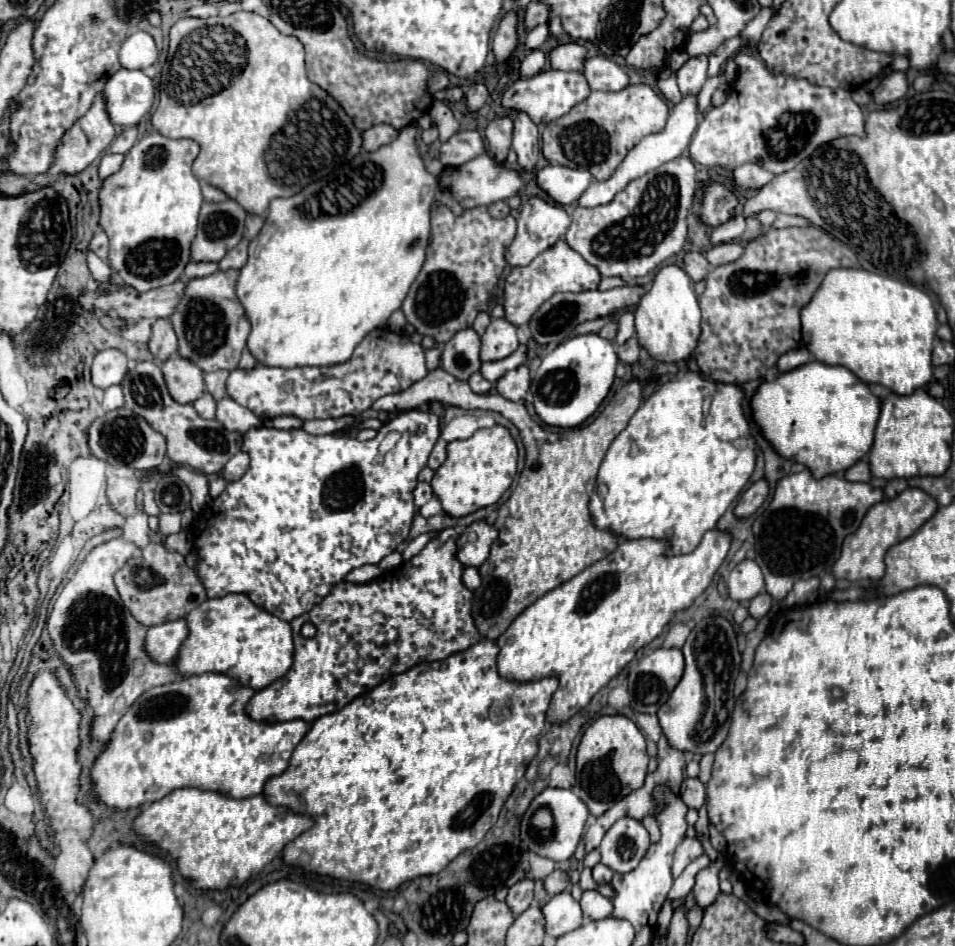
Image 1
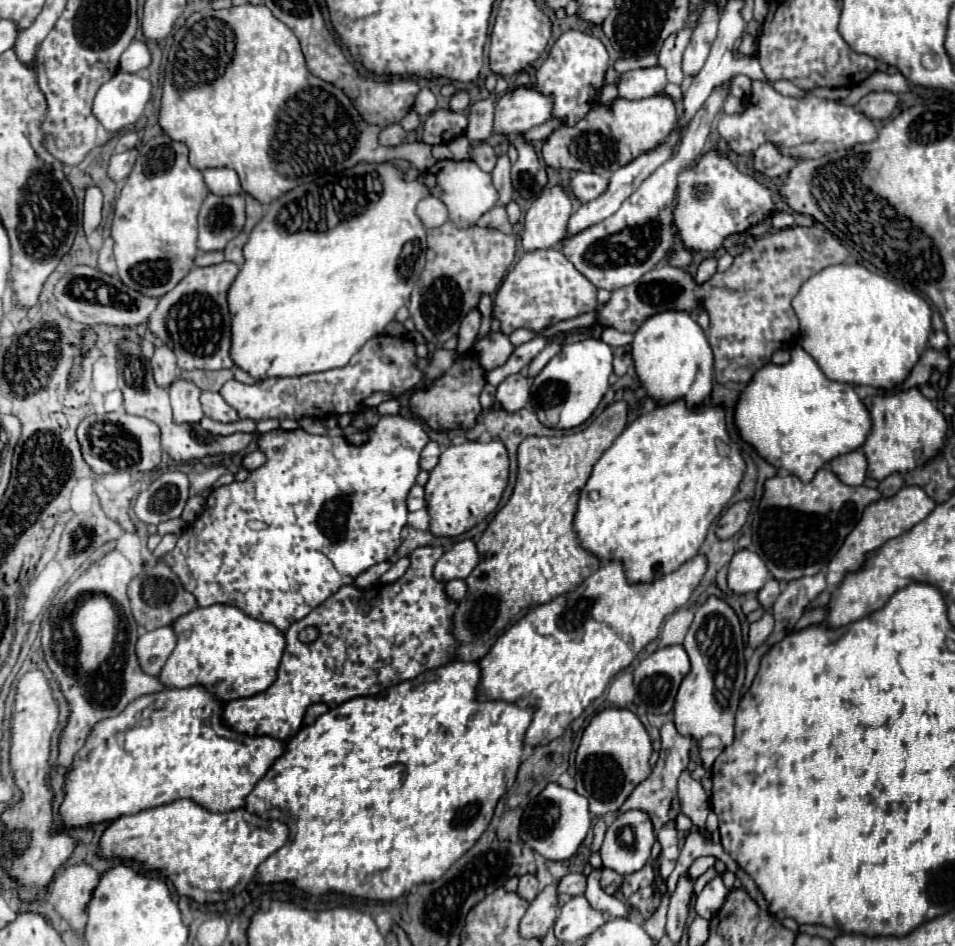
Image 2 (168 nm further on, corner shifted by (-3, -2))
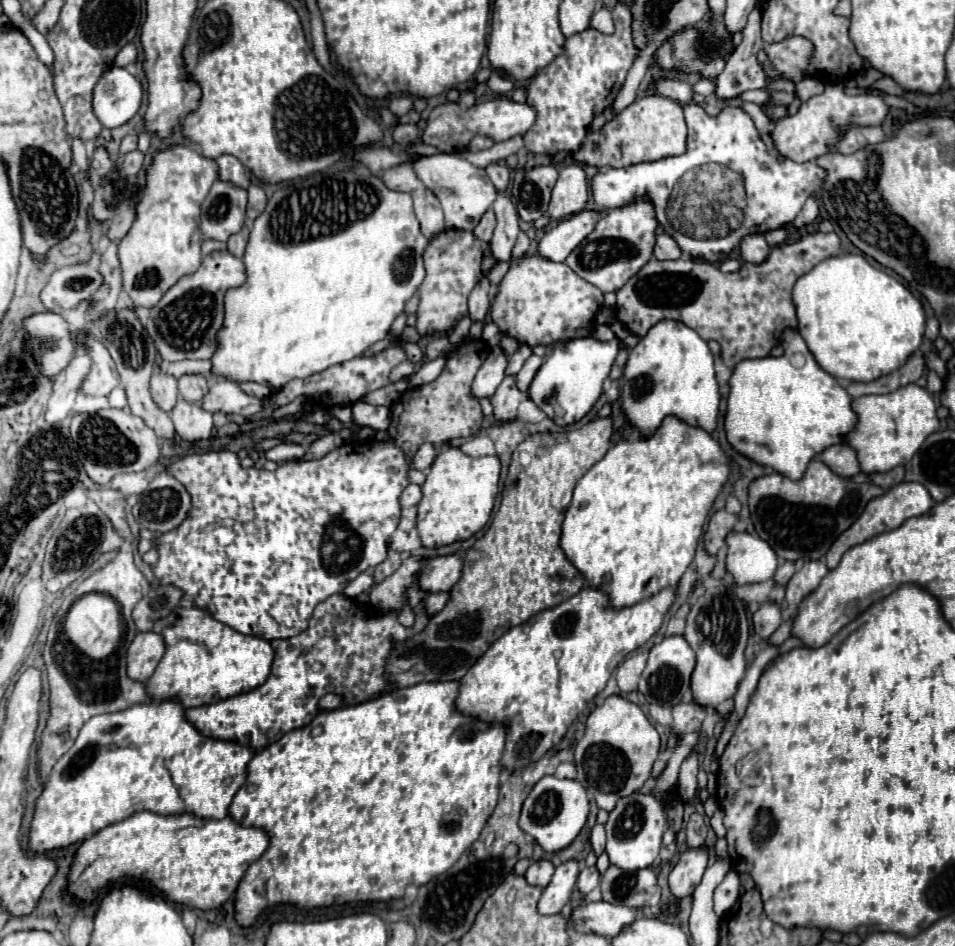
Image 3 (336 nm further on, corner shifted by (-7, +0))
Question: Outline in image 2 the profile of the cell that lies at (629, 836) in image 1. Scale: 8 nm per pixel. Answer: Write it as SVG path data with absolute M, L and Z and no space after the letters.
M628 810L610 822L600 856L606 868L618 874L632 874L648 862L652 844L654 834L648 814Z

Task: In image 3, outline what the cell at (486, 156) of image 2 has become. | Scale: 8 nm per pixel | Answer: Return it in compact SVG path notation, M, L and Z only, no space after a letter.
M504 162L490 164L486 168L486 174L488 174L488 178L492 180L492 184L496 186L498 192L504 192L508 188L508 184L510 184L510 168Z

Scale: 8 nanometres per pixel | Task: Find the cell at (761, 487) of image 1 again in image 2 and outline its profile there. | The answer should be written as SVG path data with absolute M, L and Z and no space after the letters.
M742 500L742 502L736 502L732 504L724 514L722 518L718 520L718 528L716 528L716 534L718 538L732 538L748 520L748 514L750 514L750 500Z

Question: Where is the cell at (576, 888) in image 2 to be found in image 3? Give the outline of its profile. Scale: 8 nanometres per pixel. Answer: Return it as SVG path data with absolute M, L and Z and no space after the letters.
M584 866L582 872L580 872L580 876L578 876L578 884L576 886L578 886L578 890L582 894L588 894L590 890L594 890L598 886L598 882L600 882L600 874L598 874L596 866L592 866L592 868Z

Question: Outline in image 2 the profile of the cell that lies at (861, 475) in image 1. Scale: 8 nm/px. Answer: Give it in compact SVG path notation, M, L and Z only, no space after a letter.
M854 450L852 454L844 454L830 462L834 474L848 486L862 486L868 472L868 460L862 450Z

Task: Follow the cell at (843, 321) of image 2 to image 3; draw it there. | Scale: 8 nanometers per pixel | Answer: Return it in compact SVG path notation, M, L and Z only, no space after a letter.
M860 254L822 260L796 280L792 302L800 336L806 340L820 368L834 378L872 382L890 374L908 360L924 336L926 318L920 300Z

